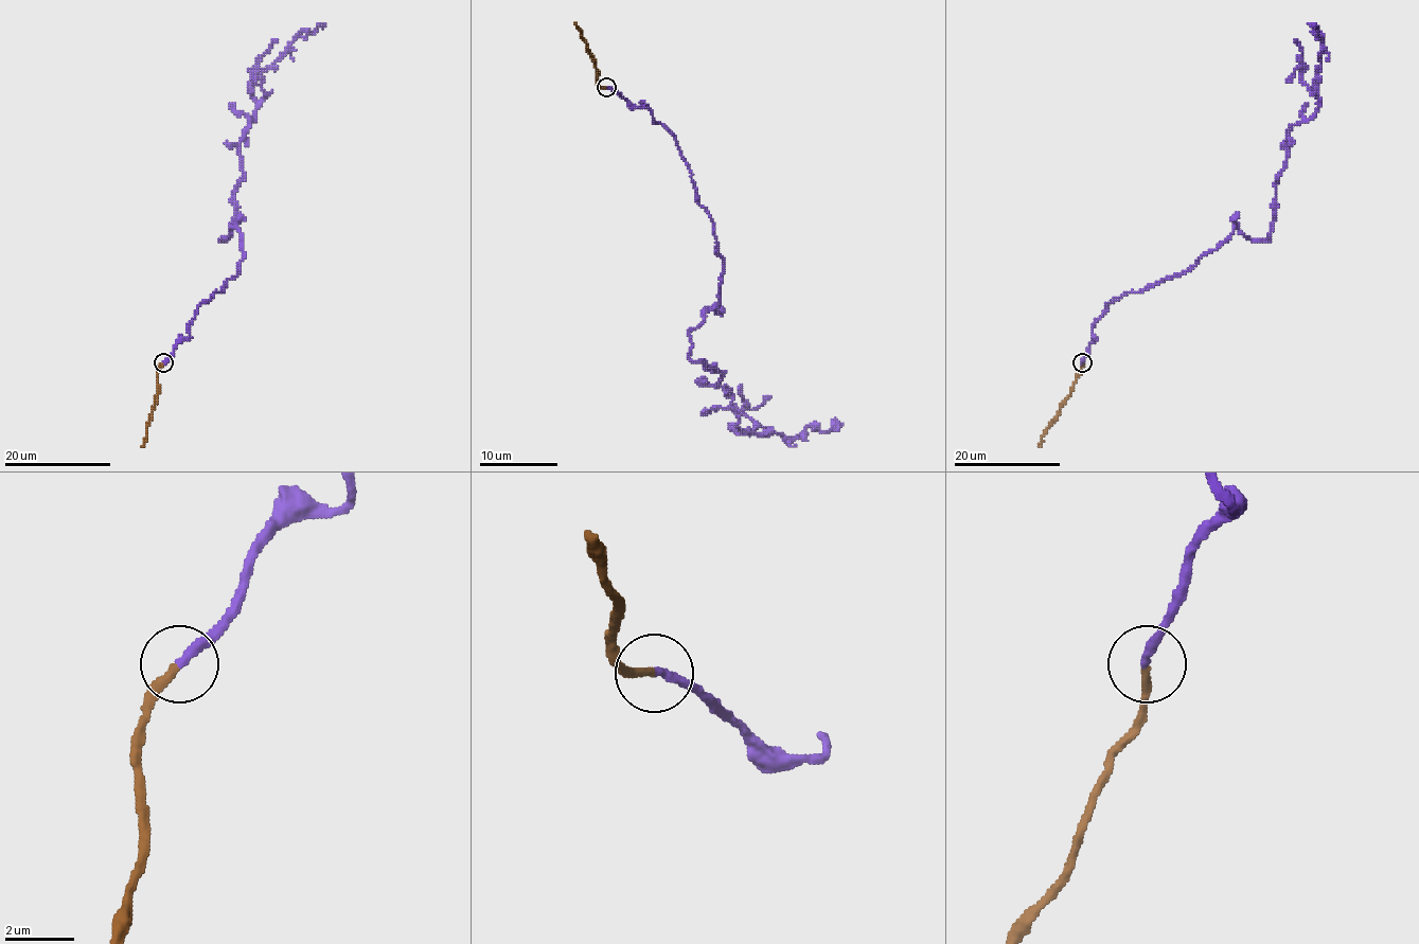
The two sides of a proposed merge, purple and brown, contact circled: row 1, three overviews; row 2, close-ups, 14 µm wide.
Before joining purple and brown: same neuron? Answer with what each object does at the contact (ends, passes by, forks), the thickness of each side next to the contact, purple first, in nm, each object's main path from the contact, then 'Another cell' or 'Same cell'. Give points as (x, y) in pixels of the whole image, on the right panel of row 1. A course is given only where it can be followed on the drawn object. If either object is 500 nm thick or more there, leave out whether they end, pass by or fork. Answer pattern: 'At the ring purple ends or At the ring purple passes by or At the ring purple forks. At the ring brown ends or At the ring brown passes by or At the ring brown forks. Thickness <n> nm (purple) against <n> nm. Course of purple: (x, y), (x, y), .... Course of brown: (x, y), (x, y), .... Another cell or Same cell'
At the ring purple ends. At the ring brown ends. Thickness 260 nm (purple) against 240 nm. Course of purple: (1082, 363), (1109, 303), (1187, 271), (1236, 228), (1270, 239), (1288, 130), (1318, 105), (1322, 37), (1312, 23). Course of brown: (1082, 363), (1071, 394), (1038, 447). Same cell

